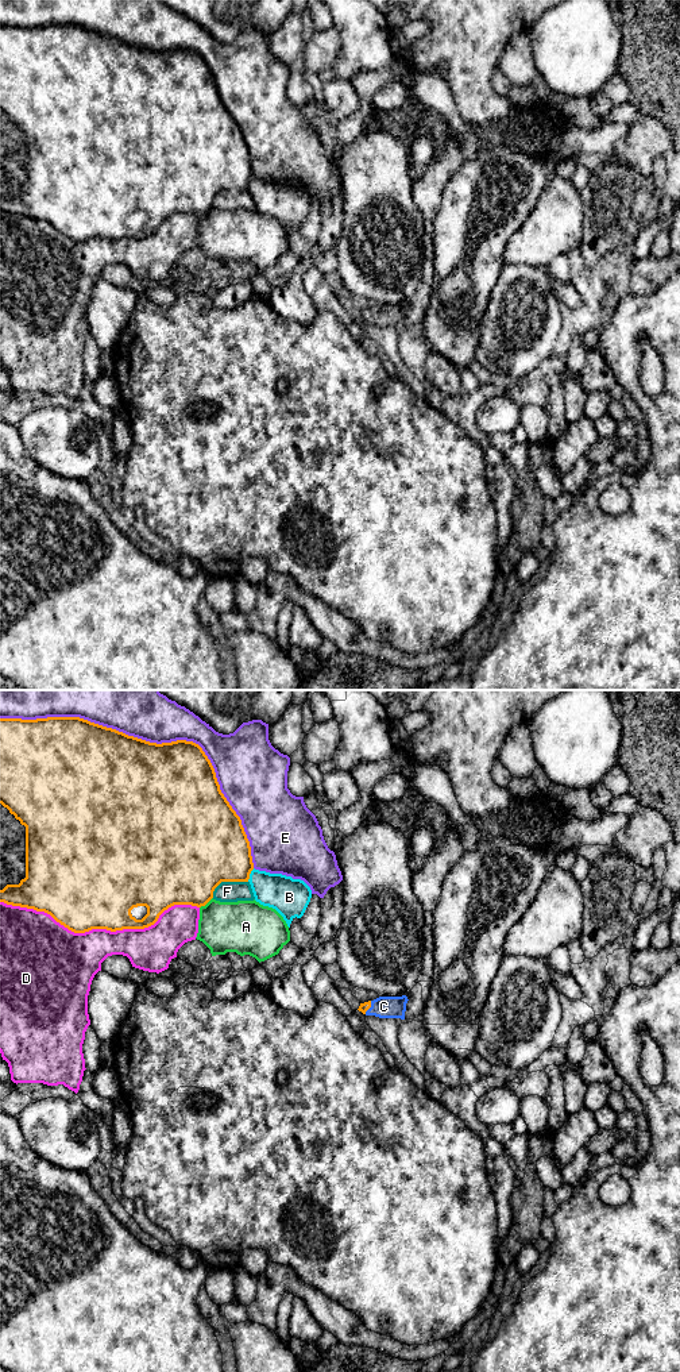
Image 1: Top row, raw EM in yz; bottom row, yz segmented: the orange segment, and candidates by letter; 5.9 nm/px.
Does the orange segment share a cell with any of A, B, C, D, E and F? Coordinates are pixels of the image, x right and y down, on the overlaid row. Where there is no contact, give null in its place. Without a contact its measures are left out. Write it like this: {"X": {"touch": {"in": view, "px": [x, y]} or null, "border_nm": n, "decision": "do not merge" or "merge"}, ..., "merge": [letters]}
{"A": {"touch": {"in": "yz", "px": [205, 904]}, "border_nm": 100, "decision": "do not merge"}, "B": {"touch": {"in": "yz", "px": [248, 875]}, "border_nm": 90, "decision": "do not merge"}, "C": {"touch": {"in": "yz", "px": [369, 1008]}, "border_nm": 90, "decision": "merge"}, "D": {"touch": {"in": "yz", "px": [100, 928]}, "border_nm": 1200, "decision": "do not merge"}, "E": {"touch": {"in": "yz", "px": [162, 743]}, "border_nm": 1750, "decision": "do not merge"}, "F": {"touch": {"in": "yz", "px": [227, 881]}, "border_nm": 240, "decision": "do not merge"}, "merge": ["C"]}

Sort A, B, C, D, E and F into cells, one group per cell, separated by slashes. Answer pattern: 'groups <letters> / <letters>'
groups A / B / C / D F / E

